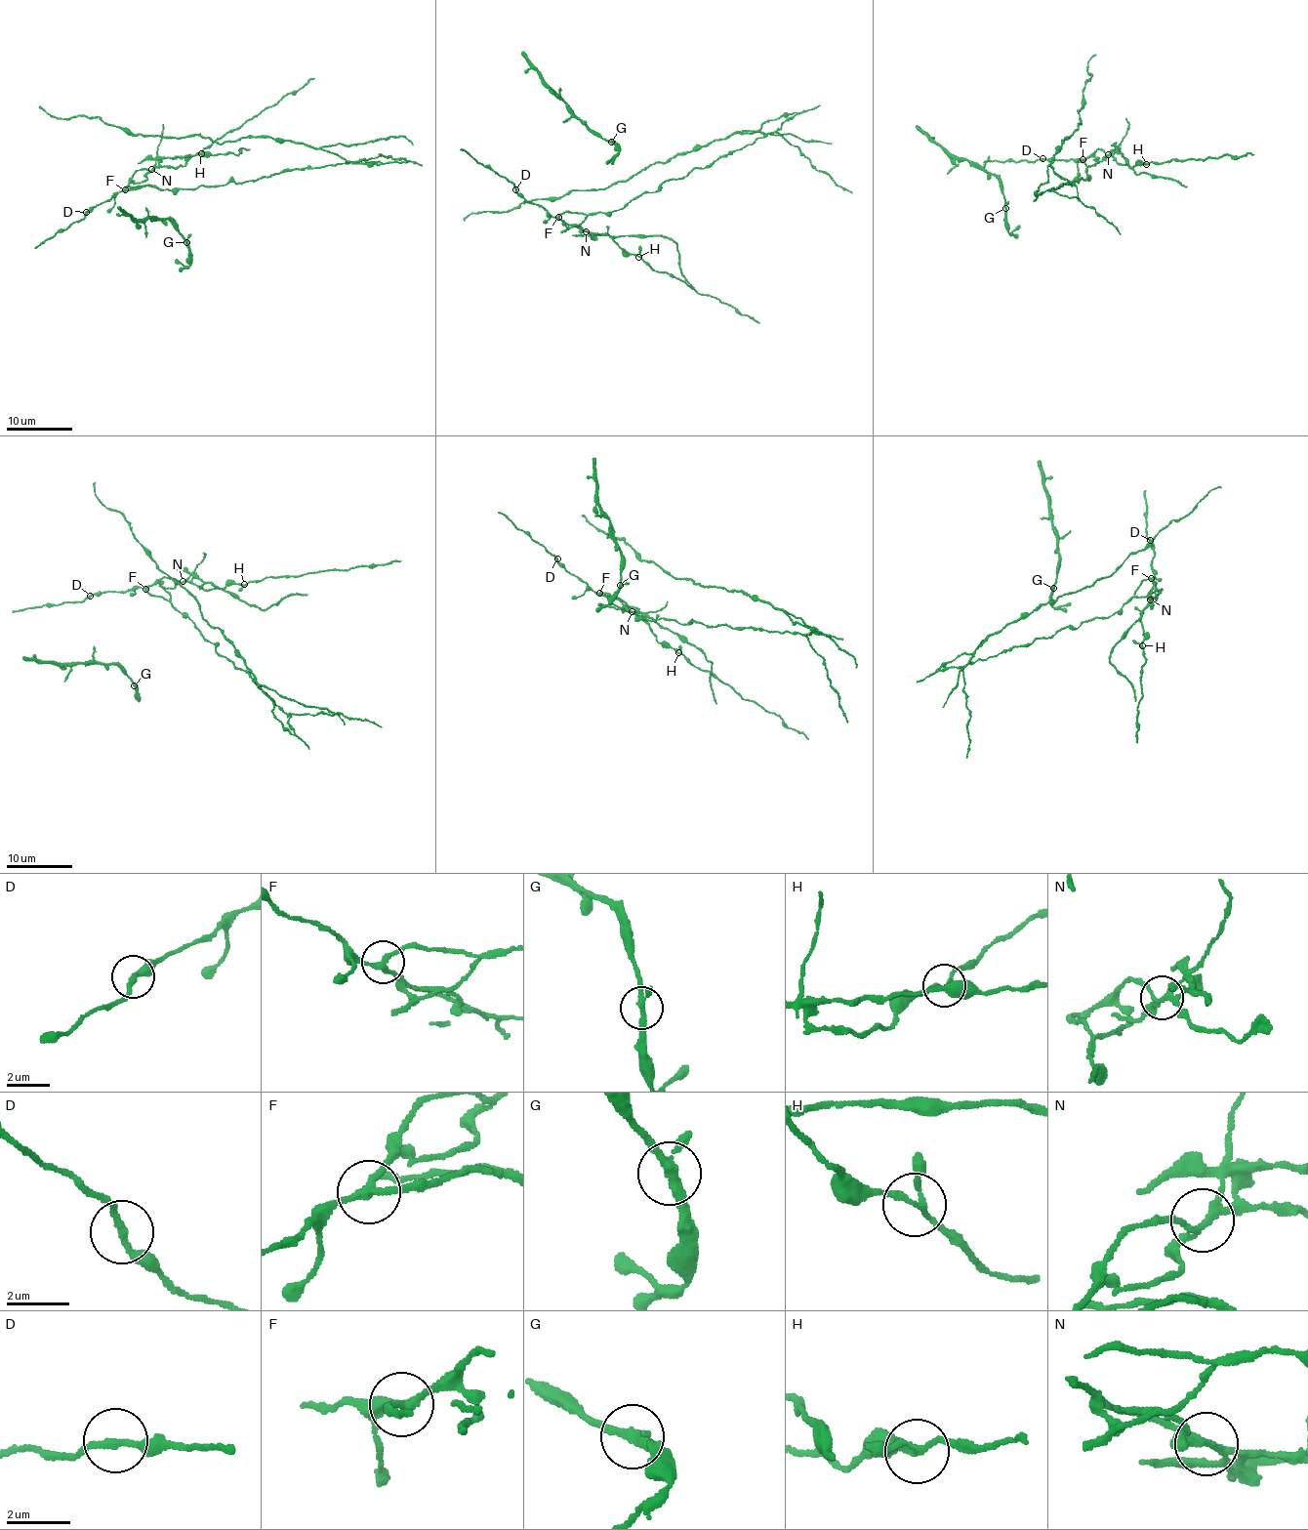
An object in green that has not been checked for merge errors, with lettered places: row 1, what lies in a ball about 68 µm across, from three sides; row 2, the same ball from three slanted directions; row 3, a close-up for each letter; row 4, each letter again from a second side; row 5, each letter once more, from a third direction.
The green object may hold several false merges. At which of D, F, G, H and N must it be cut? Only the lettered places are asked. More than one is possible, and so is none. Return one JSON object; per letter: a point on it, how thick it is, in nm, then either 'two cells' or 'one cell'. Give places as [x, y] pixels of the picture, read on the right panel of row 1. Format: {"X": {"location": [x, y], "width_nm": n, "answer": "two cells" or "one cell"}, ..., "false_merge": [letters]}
{"D": {"location": [1042, 158], "width_nm": 200, "answer": "one cell"}, "F": {"location": [1083, 159], "width_nm": 220, "answer": "two cells"}, "G": {"location": [1005, 208], "width_nm": 240, "answer": "one cell"}, "H": {"location": [1146, 164], "width_nm": 180, "answer": "one cell"}, "N": {"location": [1108, 154], "width_nm": 180, "answer": "two cells"}, "false_merge": ["F", "N"]}

